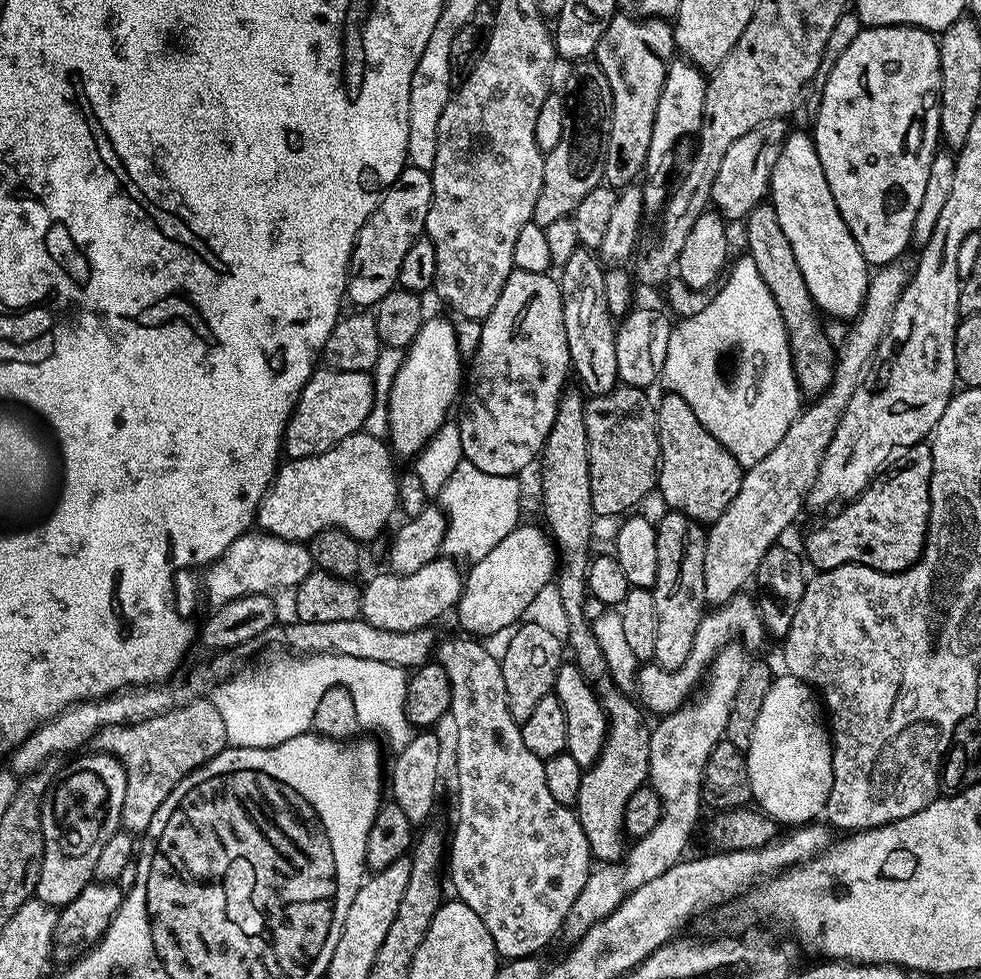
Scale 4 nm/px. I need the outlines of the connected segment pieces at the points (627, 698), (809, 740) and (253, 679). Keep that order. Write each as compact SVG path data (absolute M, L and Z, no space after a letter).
M569 387L561 394L554 426L539 457L540 496L544 499L543 523L558 549L558 571L554 577L554 589L560 595L560 608L568 619L566 648L576 669L587 680L595 682L600 704L608 715L608 737L604 749L595 764L584 772L582 786L578 786L574 811L580 819L593 857L600 862L615 862L626 852L626 802L630 802L634 790L645 787L648 780L652 734L650 724L644 721L645 713L641 705L629 693L620 691L612 680L605 678L609 675L607 660L593 635L588 619L582 614L582 602L588 597L588 547L592 544L594 513L590 502L590 458L584 413L586 396L579 387L576 388Z
M787 674L773 679L746 755L755 807L777 825L810 824L825 815L832 789L832 741L812 685Z
M300 654L296 660L276 660L265 672L253 676L236 674L217 683L211 689L213 706L222 714L226 738L233 748L273 748L295 736L303 736L312 727L314 709L322 694L341 686L354 698L354 710L362 722L373 720L380 724L380 732L388 739L392 750L399 750L410 742L414 726L406 714L406 690L409 673L386 662L370 662L366 658L346 658L342 654Z

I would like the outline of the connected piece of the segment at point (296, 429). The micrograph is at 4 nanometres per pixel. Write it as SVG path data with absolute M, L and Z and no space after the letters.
M317 367L301 390L292 417L288 420L282 445L283 455L290 460L301 460L330 450L342 442L342 438L361 431L370 410L377 403L376 383L369 373Z

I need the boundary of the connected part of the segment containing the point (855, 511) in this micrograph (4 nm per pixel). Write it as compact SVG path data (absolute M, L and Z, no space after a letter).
M921 442L903 449L855 500L847 501L835 513L837 516L833 520L826 521L821 528L814 529L805 538L802 552L807 563L811 567L813 564L813 569L816 570L837 568L843 564L865 564L871 568L877 568L879 572L902 572L905 568L909 568L924 552L924 539L928 533L928 515L930 514L931 477L931 447Z

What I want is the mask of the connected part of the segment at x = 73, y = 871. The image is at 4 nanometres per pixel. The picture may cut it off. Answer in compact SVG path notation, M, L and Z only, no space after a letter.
M77 755L75 757L77 760L73 764L66 765L64 773L61 776L59 773L53 779L44 807L40 809L40 821L44 835L44 857L34 896L43 904L49 904L57 910L74 902L74 898L78 898L78 894L82 894L82 890L86 890L86 886L93 883L102 849L106 847L106 842L110 842L110 838L114 838L114 834L122 828L120 815L126 798L126 770L115 756L95 755Z

